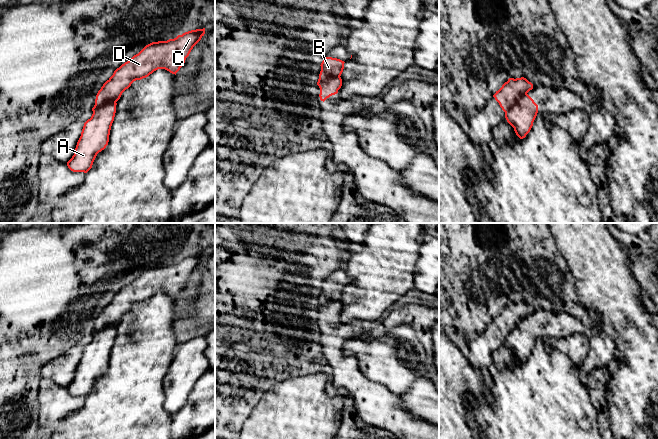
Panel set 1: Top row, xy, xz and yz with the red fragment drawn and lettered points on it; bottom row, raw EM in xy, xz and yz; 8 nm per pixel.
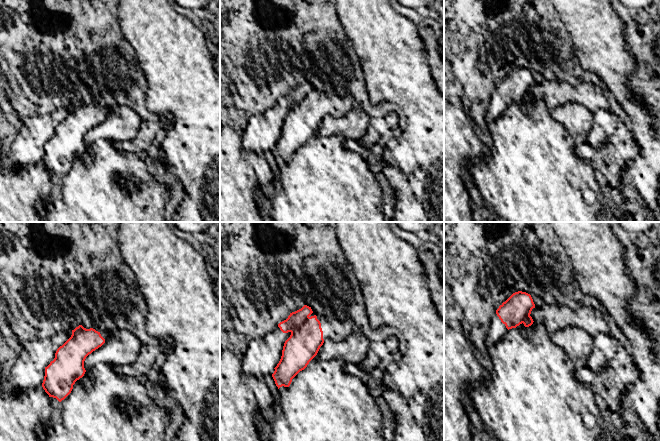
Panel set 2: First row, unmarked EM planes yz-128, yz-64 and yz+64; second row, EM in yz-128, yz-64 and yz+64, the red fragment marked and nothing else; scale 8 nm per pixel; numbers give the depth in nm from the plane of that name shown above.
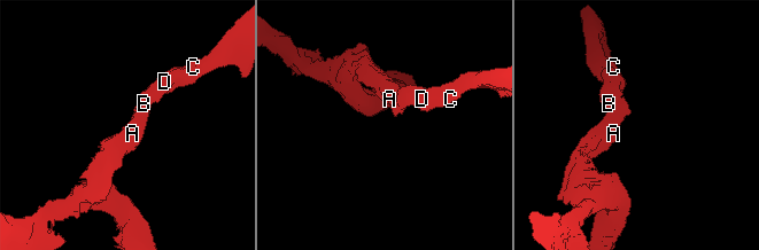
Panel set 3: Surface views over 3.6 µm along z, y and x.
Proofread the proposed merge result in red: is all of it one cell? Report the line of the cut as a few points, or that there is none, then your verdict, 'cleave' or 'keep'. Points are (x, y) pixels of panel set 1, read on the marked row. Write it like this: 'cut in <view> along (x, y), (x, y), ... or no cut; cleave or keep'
cut in yz along (526, 93), (505, 113); cleave

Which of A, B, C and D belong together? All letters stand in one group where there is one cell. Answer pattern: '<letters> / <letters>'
A / B C D

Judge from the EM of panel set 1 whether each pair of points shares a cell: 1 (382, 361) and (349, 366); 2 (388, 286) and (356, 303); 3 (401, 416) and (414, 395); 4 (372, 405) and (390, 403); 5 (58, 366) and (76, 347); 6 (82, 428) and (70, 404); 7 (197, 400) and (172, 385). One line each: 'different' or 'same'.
1: different
2: same
3: different
4: same
5: same
6: different
7: different

